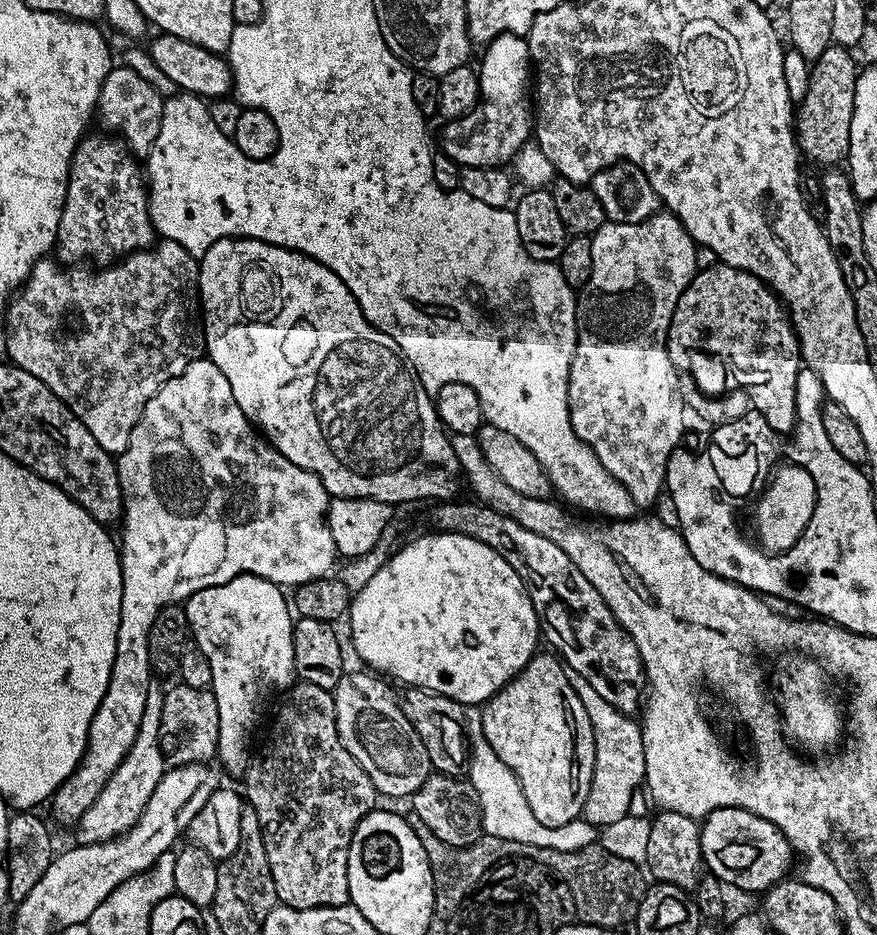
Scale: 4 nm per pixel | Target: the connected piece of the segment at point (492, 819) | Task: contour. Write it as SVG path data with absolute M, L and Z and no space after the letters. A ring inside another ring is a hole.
M465 705L460 718L469 739L473 742L468 758L466 779L474 786L480 799L484 832L489 836L510 838L514 842L533 844L543 848L553 848L563 852L573 852L597 843L597 825L583 818L566 822L566 826L542 826L538 818L534 818L534 810L526 802L526 794L522 794L522 786L516 775L502 762L489 744L485 744L485 732L482 730L481 714L483 709L479 705Z

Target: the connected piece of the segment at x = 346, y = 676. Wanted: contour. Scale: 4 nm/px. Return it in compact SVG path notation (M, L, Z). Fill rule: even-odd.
M345 671L332 692L338 738L342 738L342 746L354 754L354 762L366 770L381 797L411 797L422 782L433 775L430 755L415 733L413 721L400 709L395 694L388 689L389 681L371 671L363 671Z

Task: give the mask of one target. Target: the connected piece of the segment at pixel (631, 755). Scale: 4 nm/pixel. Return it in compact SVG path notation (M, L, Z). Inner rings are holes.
M569 671L570 686L574 686L574 694L582 702L586 710L586 718L590 718L590 726L594 736L594 770L592 771L592 787L599 788L636 788L644 784L644 747L642 746L642 734L640 724L632 721L631 715L620 712L582 674Z

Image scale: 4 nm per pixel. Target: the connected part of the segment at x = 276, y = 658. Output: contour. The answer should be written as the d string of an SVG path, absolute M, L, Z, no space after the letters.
M236 576L225 584L198 590L193 596L187 597L183 605L184 613L188 616L191 639L200 647L201 654L208 659L208 672L212 675L210 690L218 702L216 756L224 763L225 770L236 778L243 777L248 771L248 731L256 724L260 703L275 688L291 689L296 676L292 638L294 616L290 611L289 601L280 592L283 592L281 585L261 576Z

